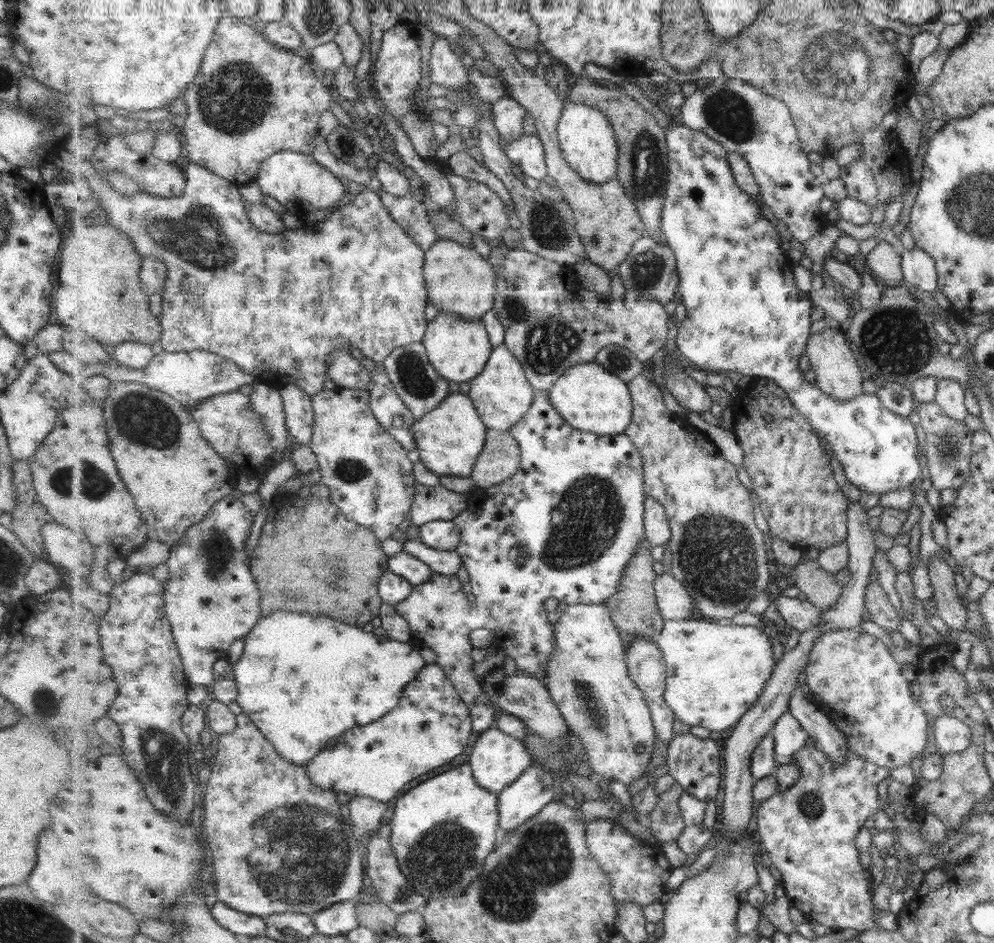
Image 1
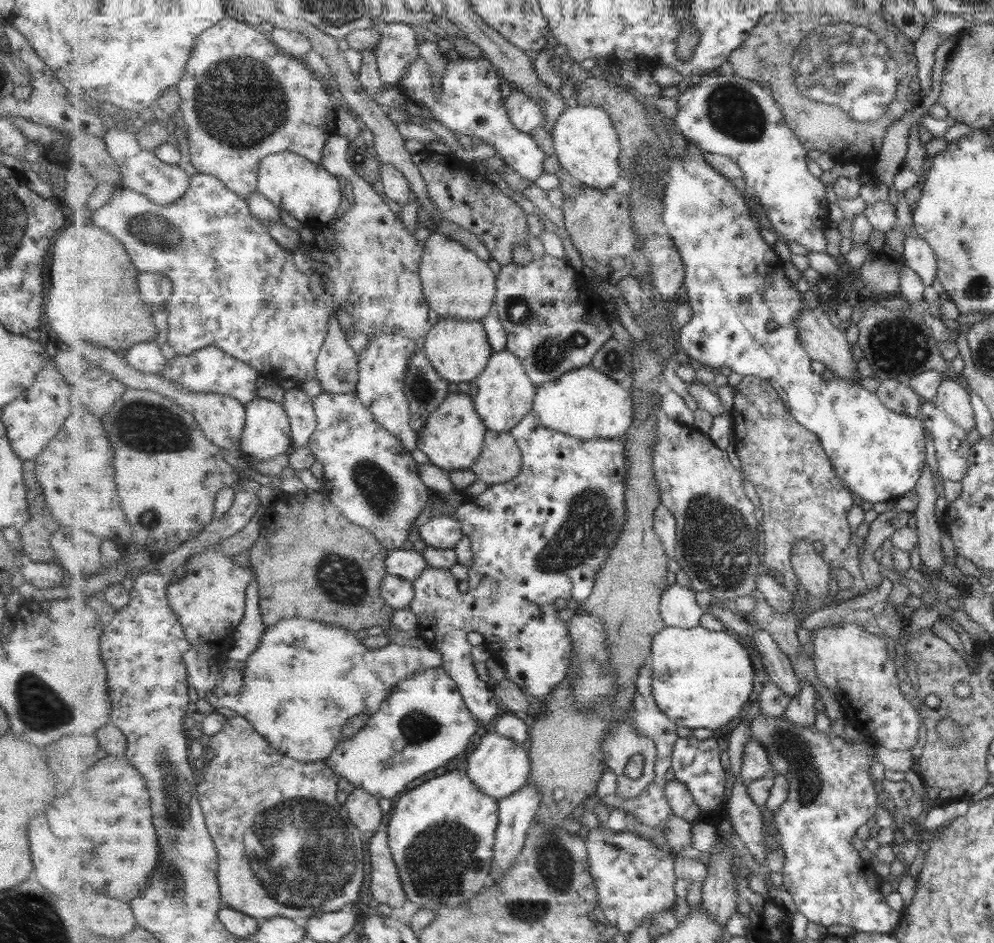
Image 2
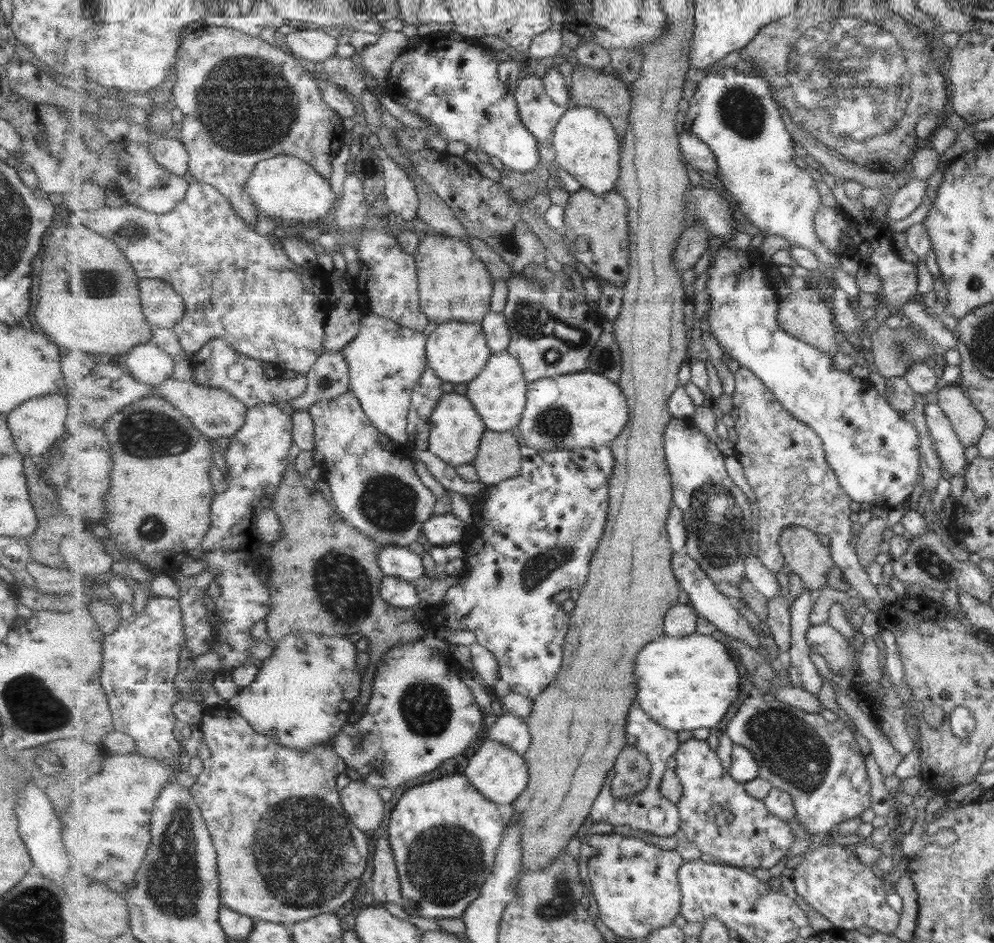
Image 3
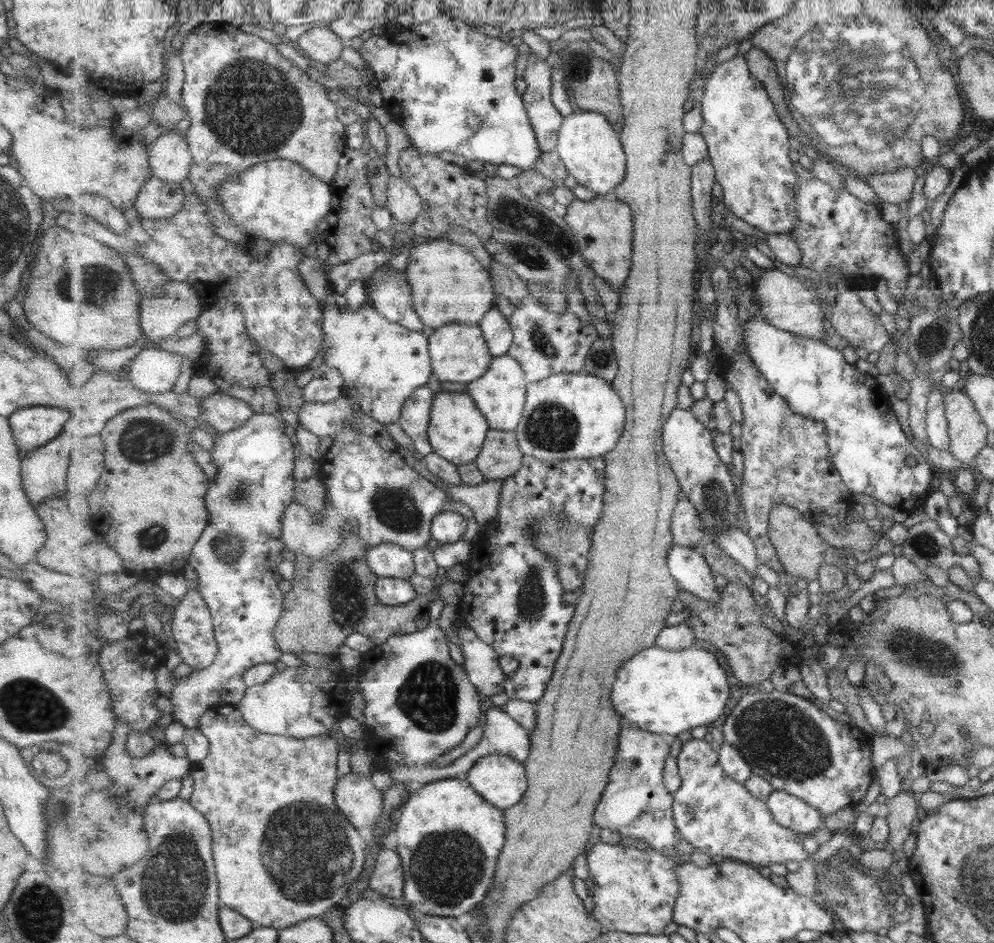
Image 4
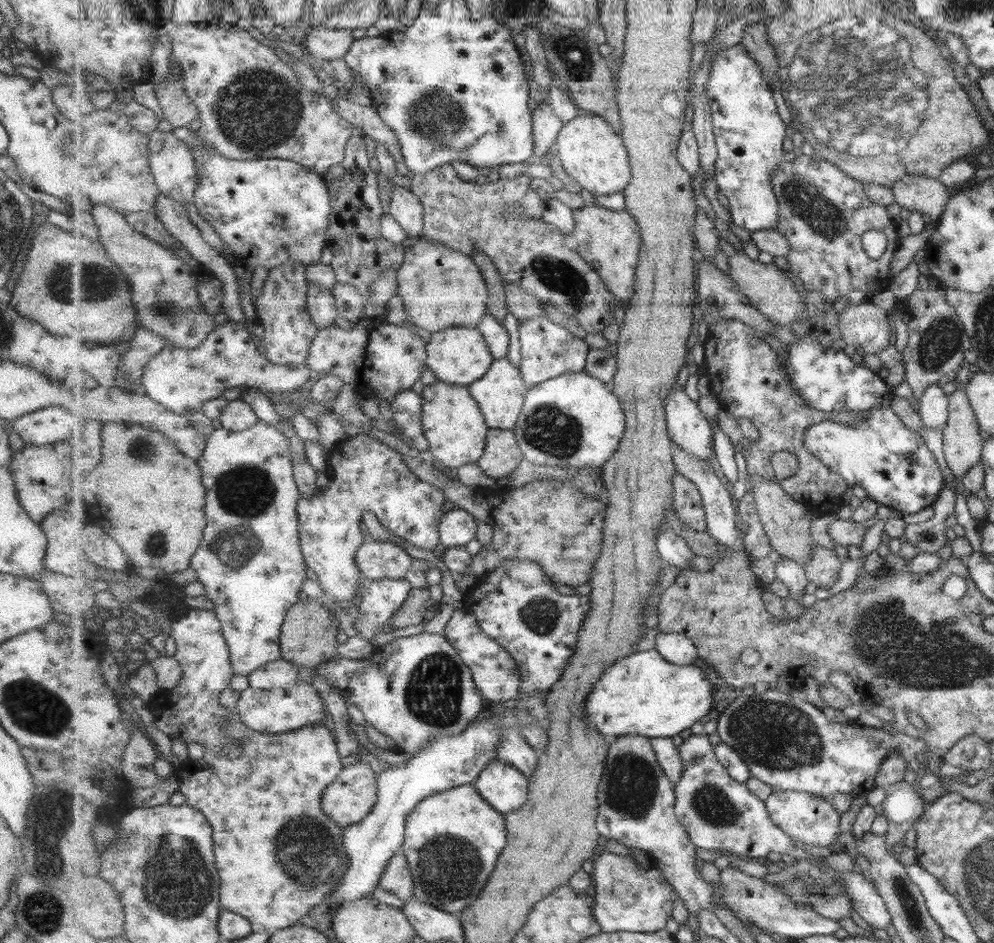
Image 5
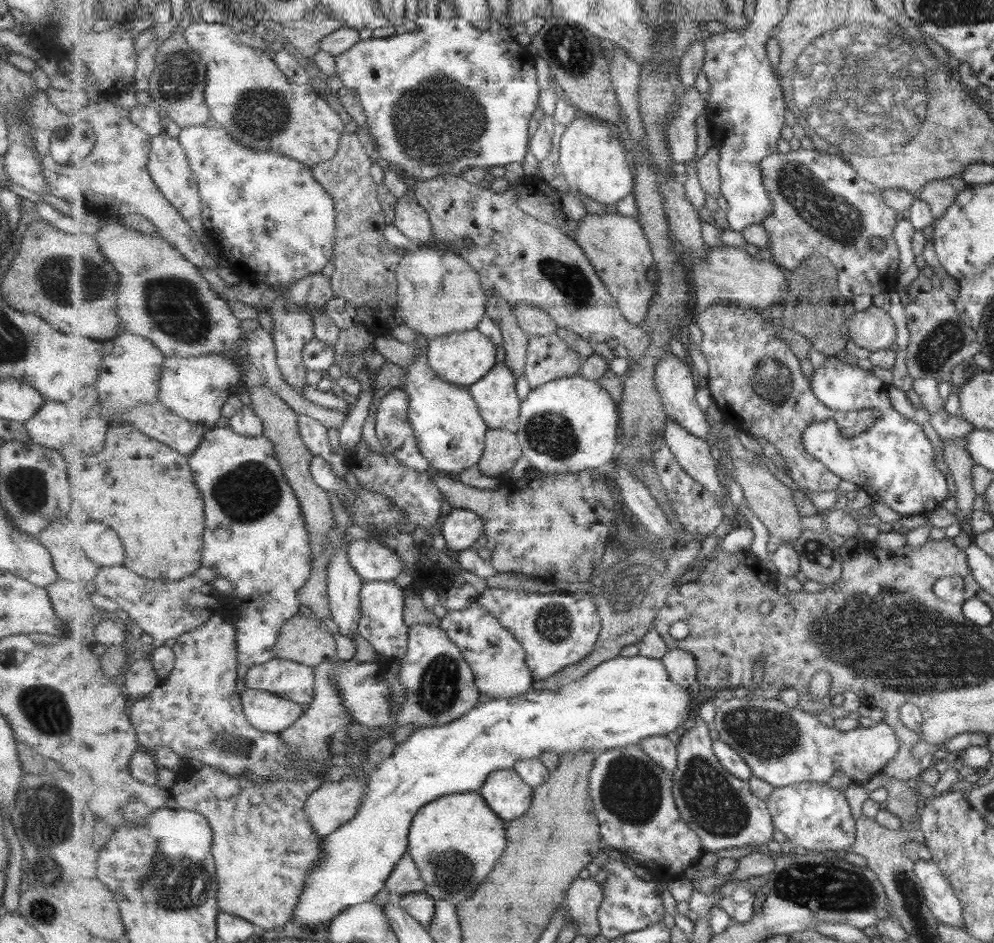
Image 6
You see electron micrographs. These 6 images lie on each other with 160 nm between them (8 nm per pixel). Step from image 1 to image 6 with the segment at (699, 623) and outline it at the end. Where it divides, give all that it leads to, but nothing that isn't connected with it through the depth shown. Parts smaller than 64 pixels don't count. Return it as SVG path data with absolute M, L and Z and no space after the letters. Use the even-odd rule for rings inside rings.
M637 654L632 657L619 656L616 659L606 660L593 670L590 670L578 681L570 682L562 686L559 690L537 690L533 688L529 692L514 696L513 698L491 698L491 701L479 703L478 706L472 708L470 712L464 714L463 720L458 718L443 726L418 728L412 735L409 735L404 743L399 744L396 748L396 752L391 757L381 761L379 767L369 773L366 798L365 801L363 801L363 805L359 807L359 813L353 818L353 821L339 827L334 833L323 837L322 849L324 850L324 856L320 858L321 862L317 864L317 868L309 873L305 891L302 894L302 898L300 898L299 906L296 908L292 920L303 924L303 926L305 926L305 924L311 924L311 926L317 926L317 924L329 925L329 922L337 917L338 914L341 914L347 907L373 900L383 888L386 888L387 880L391 877L391 874L394 874L394 870L401 860L401 857L408 852L408 836L418 811L422 809L423 806L438 800L438 798L450 794L479 792L479 790L483 788L483 784L487 782L487 778L497 772L497 770L515 771L517 761L533 760L533 758L539 760L545 750L555 750L555 754L562 757L565 756L565 754L577 754L577 750L581 750L581 748L583 748L583 750L587 750L587 748L593 748L593 750L613 750L613 748L623 748L623 746L629 746L630 744L639 745L645 738L655 737L657 735L663 736L669 734L669 732L675 732L679 726L683 726L689 716L691 716L691 692L689 692L689 689L686 686L676 683L675 680L669 676L668 670L661 659L649 658L648 656Z

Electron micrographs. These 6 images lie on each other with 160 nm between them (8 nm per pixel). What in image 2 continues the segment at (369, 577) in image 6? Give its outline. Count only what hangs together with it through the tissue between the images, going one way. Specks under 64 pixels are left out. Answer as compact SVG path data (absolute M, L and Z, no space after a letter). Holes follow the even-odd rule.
M391 549L386 560L389 574L406 578L411 582L422 576L428 566L426 558L412 549Z

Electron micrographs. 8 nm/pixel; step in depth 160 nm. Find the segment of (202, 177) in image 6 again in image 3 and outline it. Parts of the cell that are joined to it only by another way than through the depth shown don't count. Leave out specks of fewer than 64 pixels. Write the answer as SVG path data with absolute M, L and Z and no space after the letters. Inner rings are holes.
M282 154L258 162L244 189L254 198L258 212L277 221L286 235L296 235L292 231L299 228L299 224L311 226L311 223L325 221L336 206L329 179L295 155Z

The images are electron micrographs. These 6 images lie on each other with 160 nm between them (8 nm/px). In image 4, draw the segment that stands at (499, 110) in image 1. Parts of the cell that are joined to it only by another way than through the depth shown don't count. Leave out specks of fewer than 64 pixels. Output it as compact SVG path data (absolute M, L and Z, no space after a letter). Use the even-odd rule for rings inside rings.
M531 52L523 79L526 89L522 97L540 149L543 153L555 151L564 116L552 101L551 66L545 62L545 58Z

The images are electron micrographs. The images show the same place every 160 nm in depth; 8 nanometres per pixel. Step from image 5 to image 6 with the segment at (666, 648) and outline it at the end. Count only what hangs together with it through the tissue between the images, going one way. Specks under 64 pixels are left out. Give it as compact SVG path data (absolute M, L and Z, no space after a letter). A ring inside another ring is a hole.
M680 648L668 649L667 654L662 658L668 674L676 683L691 686L698 680L698 664L695 657Z

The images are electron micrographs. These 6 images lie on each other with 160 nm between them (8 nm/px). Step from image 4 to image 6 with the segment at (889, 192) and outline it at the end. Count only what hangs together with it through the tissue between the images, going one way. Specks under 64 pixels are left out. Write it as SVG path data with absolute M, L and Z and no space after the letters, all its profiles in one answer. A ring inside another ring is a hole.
M959 176L935 179L926 182L917 192L912 193L912 196L929 205L934 220L945 212L945 209L953 202L957 192L965 186L967 184Z

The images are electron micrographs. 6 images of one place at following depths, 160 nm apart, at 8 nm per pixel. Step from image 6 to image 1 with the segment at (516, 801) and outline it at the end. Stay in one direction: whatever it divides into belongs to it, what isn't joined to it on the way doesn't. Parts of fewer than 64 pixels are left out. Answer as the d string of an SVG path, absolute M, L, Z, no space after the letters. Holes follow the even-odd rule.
M491 727L479 734L475 748L469 756L469 764L472 766L474 778L481 787L501 794L531 768L531 754L523 741L513 738L497 727Z

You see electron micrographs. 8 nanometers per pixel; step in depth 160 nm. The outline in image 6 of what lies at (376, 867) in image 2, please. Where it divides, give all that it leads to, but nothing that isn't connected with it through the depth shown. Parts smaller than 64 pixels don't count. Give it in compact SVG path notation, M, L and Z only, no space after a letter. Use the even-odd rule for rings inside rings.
M407 852L398 862L394 874L387 880L386 889L390 894L390 902L400 902L407 894L421 893L426 888L425 880L414 858Z

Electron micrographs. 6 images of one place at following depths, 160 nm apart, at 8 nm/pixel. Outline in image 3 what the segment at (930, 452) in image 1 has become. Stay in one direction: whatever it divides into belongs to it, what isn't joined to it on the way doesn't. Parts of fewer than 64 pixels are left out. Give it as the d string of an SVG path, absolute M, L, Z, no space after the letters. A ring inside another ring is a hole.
M926 404L924 407L924 419L933 439L933 446L938 459L942 464L945 476L961 475L966 462L963 456L963 447L958 436L952 429L947 417L937 407L937 404Z

